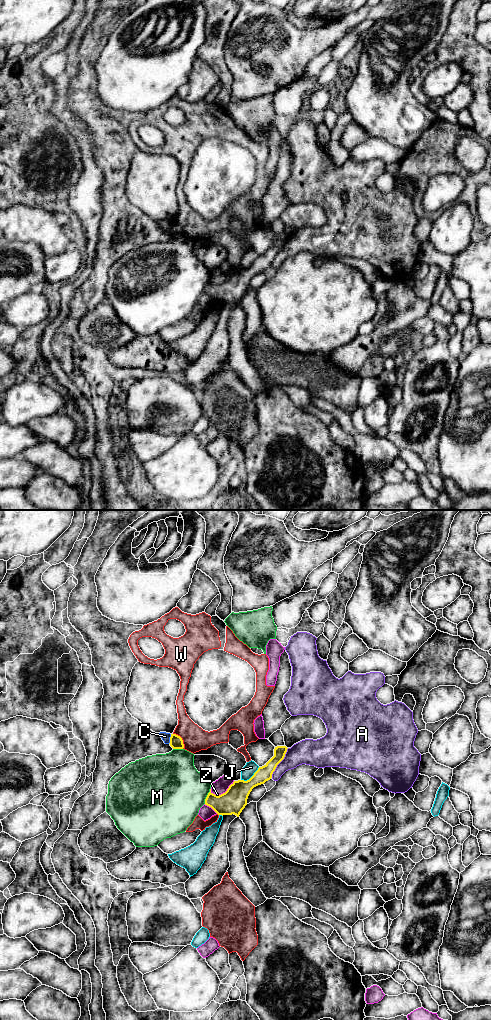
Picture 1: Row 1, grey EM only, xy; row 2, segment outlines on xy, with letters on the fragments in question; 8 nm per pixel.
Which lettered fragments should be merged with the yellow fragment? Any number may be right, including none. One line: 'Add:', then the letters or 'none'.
Add: none

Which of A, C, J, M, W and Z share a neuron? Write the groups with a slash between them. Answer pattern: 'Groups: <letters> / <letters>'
Groups: A / C J / M / W / Z

